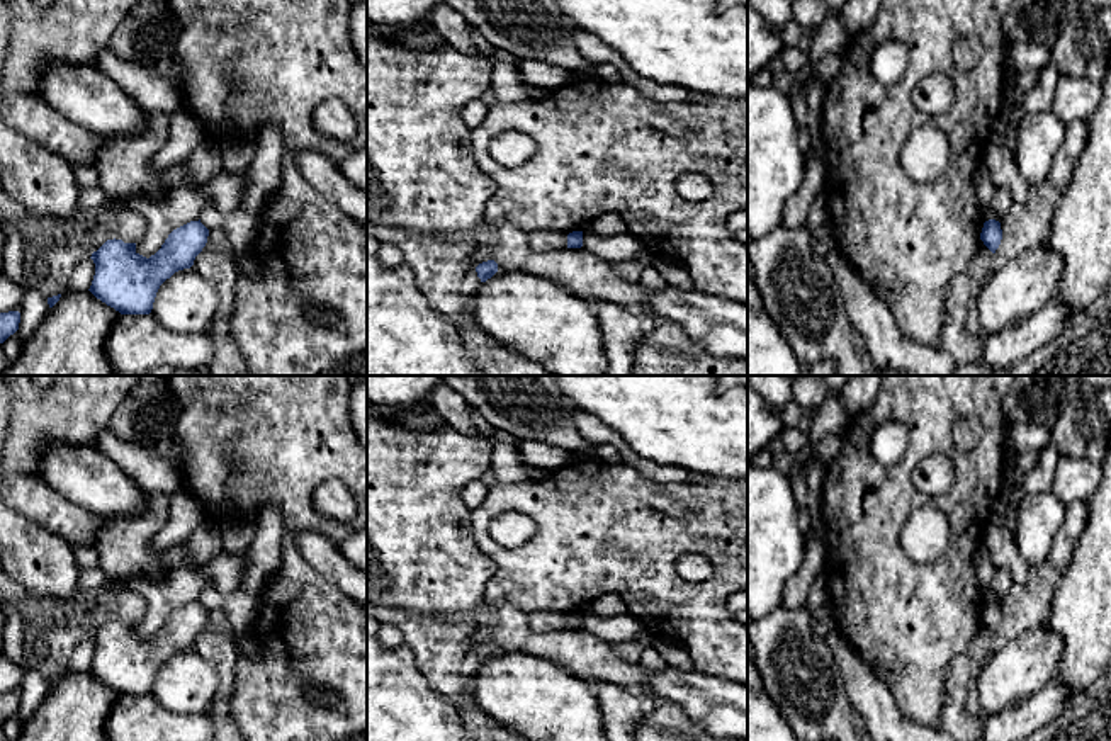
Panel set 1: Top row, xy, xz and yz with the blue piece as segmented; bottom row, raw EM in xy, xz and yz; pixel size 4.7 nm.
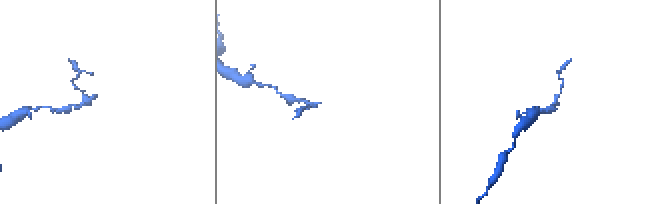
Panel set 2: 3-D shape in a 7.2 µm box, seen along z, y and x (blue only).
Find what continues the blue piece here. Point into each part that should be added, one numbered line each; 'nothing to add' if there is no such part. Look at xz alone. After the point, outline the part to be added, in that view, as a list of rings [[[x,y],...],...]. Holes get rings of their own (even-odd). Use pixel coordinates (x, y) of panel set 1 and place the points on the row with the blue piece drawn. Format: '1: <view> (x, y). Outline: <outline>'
nothing to add

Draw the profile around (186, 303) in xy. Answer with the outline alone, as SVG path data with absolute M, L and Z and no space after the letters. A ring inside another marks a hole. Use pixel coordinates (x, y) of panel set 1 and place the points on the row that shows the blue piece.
M194 267L175 272L155 297L151 316L177 333L206 333L219 311L216 286Z

